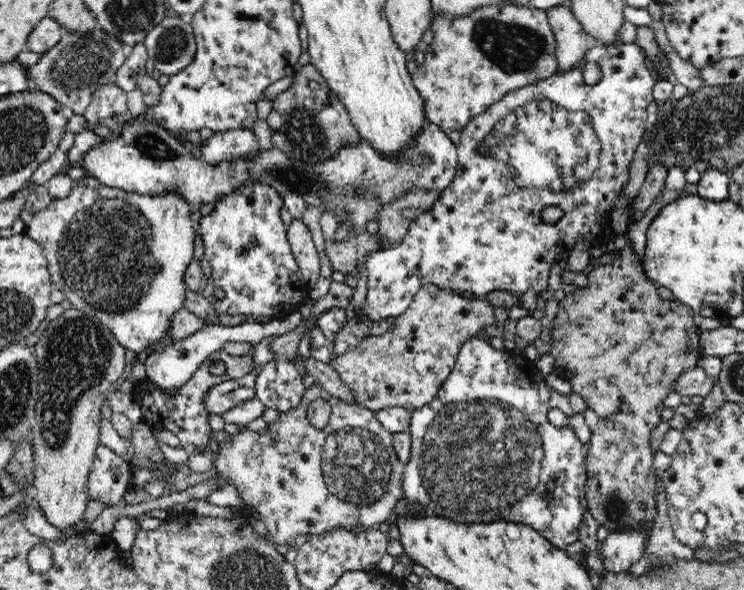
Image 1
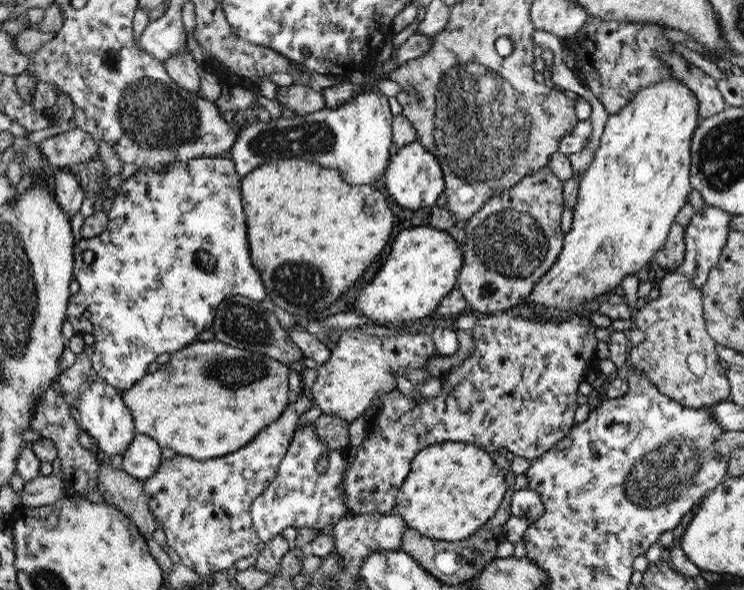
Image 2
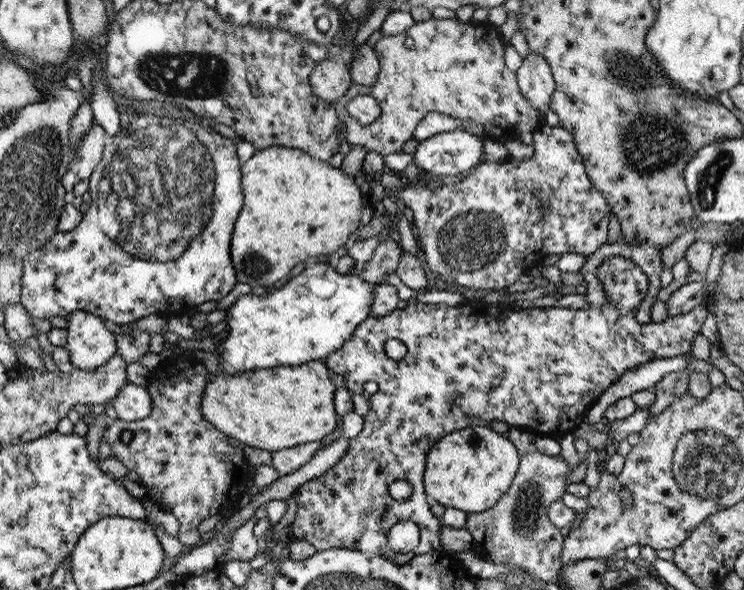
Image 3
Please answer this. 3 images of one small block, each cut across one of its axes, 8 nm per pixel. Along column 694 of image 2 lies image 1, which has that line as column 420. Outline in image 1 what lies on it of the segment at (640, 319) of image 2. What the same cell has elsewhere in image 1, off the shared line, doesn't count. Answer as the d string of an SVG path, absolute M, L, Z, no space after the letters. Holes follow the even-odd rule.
M428 282L417 290L408 310L394 317L395 328L392 331L388 330L382 336L364 337L354 349L333 357L329 365L354 391L354 397L363 407L369 407L373 411L390 406L406 407L409 411L418 410L419 407L432 402L438 388L454 368L460 346L478 334L483 335L486 326L497 325L494 309L495 306L486 301L484 295L468 299L447 290L440 290Z

